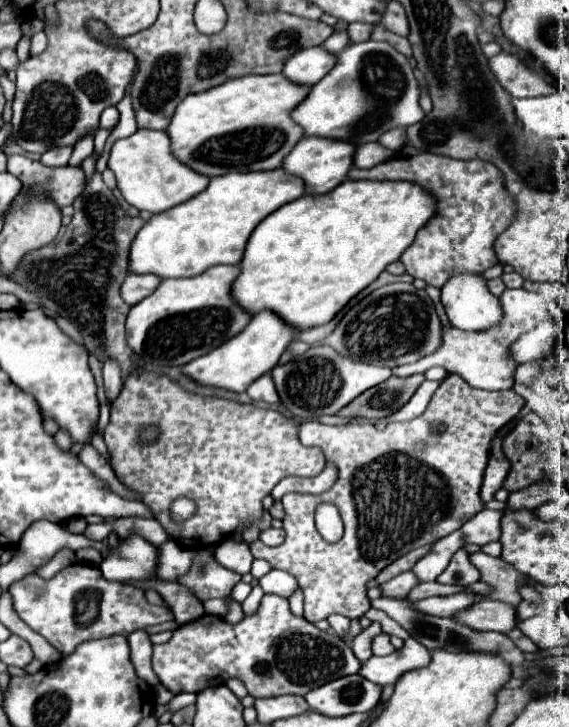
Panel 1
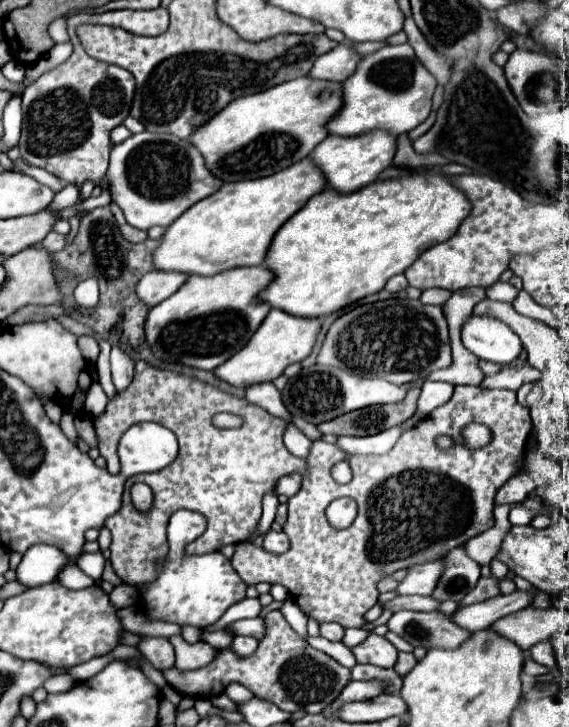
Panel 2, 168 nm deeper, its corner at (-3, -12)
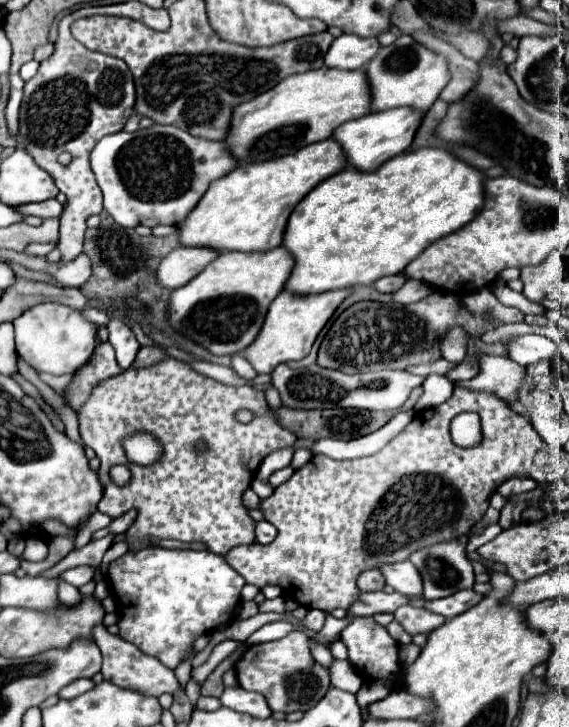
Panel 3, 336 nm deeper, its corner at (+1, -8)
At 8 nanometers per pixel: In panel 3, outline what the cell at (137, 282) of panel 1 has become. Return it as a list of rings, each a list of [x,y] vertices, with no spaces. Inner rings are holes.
[[[175,248],[165,256],[155,272],[157,284],[163,288],[175,290],[185,286],[191,278],[195,278],[211,260],[215,260],[219,252],[211,248]]]

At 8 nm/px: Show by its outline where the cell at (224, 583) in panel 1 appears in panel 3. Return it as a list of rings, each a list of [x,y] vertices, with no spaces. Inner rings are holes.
[[[159,546],[123,554],[111,562],[107,576],[117,600],[117,616],[121,616],[117,622],[119,636],[135,644],[141,652],[159,658],[167,668],[175,668],[185,658],[199,634],[211,632],[237,618],[241,588],[245,586],[245,580],[223,560],[223,556],[205,550],[167,550]]]

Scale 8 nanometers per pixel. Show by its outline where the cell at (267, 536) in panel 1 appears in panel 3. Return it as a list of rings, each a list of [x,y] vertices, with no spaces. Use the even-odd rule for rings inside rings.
[[[267,520],[257,522],[255,536],[257,536],[257,542],[259,542],[259,544],[269,544],[269,542],[275,540],[275,536],[277,536],[277,528],[275,528],[273,524],[269,524]]]

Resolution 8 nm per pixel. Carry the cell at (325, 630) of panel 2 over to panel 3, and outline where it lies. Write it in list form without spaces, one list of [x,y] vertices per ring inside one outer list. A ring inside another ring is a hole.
[[[309,610],[309,614],[305,616],[303,624],[305,624],[307,628],[319,632],[319,630],[323,628],[323,624],[325,624],[325,612],[321,612],[321,610]]]

